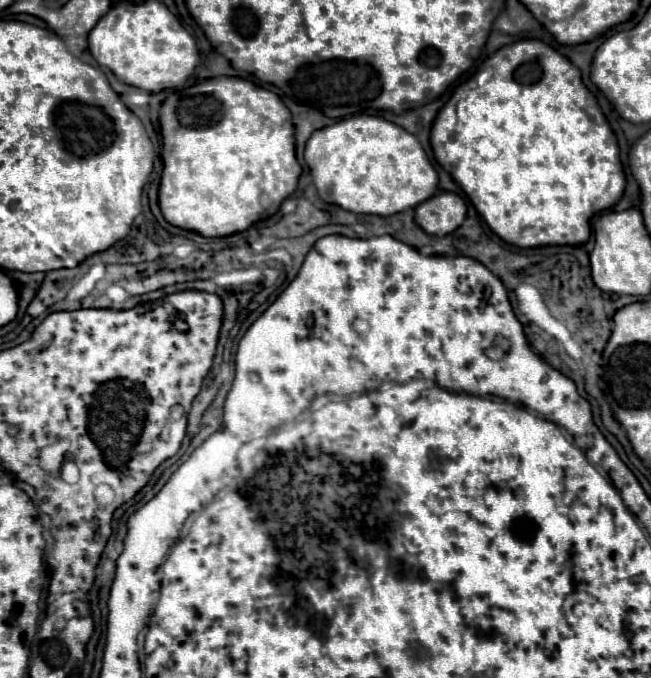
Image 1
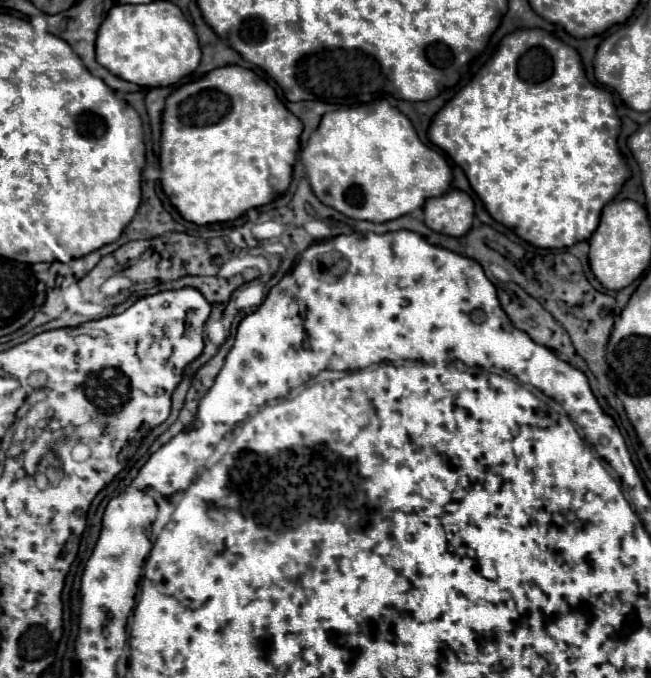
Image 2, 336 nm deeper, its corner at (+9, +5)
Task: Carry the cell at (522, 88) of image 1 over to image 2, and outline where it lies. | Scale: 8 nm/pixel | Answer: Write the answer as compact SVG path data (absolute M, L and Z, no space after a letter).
M520 29L514 31L508 37L508 45L500 47L500 51L474 75L474 79L456 95L456 99L452 99L450 103L446 103L434 117L432 125L430 125L430 141L434 145L438 145L442 151L446 151L456 165L460 165L472 185L472 189L478 193L478 197L482 199L482 203L486 205L488 213L502 225L506 225L508 229L512 229L520 239L524 239L526 243L530 243L532 247L538 249L562 249L562 247L572 247L580 241L586 241L592 237L594 229L598 227L598 217L602 213L602 207L612 201L618 191L622 189L626 175L630 175L620 151L618 151L618 131L620 131L620 117L616 115L614 109L614 99L612 93L606 89L600 89L596 85L592 85L586 79L584 67L582 67L582 59L578 55L576 49L568 47L566 43L562 43L558 37L552 37L550 33L542 31L542 29Z

